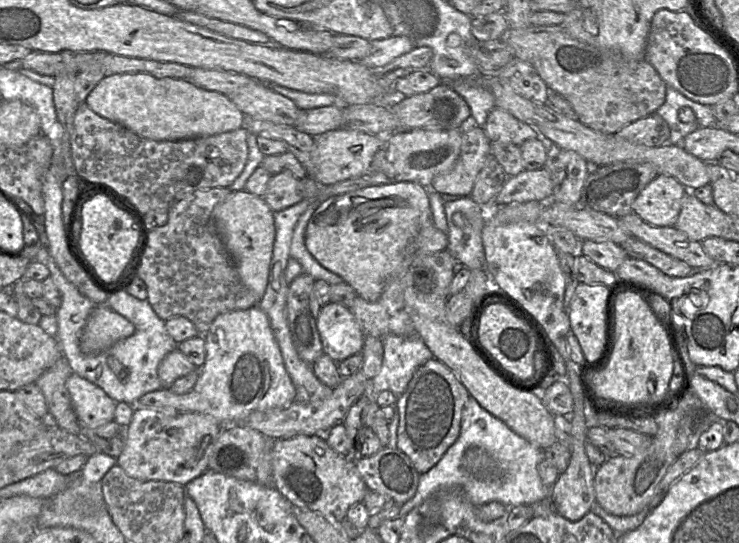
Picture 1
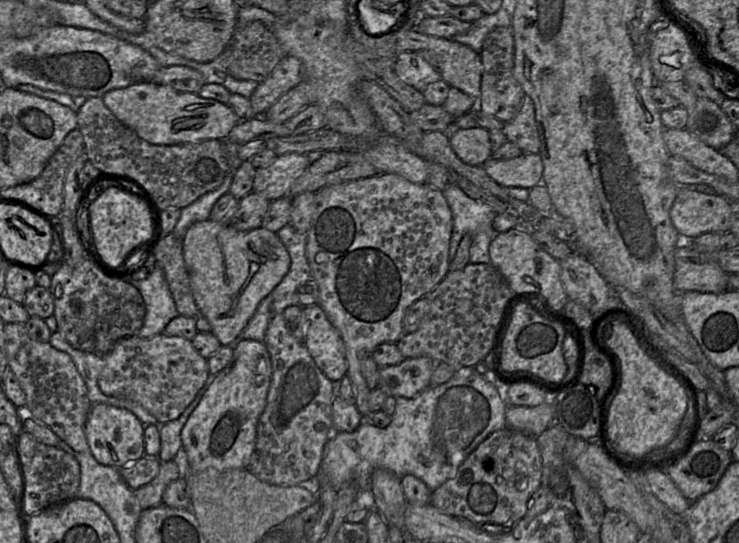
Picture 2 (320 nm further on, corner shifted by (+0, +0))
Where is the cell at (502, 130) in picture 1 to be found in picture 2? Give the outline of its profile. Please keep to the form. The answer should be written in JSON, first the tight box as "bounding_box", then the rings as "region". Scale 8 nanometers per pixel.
{"bounding_box":[476,27,525,123],"region":[[[498,27],[486,37],[480,52],[483,73],[480,99],[476,109],[503,123],[510,122],[519,113],[525,92],[513,75],[514,37],[512,27]]]}

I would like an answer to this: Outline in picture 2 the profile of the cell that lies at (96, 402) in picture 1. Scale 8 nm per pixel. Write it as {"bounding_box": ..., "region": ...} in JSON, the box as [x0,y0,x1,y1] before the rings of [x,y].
{"bounding_box":[85,404,145,469],"region":[[[109,404],[92,405],[85,423],[85,436],[89,450],[102,465],[120,469],[145,456],[145,425],[127,409]]]}

